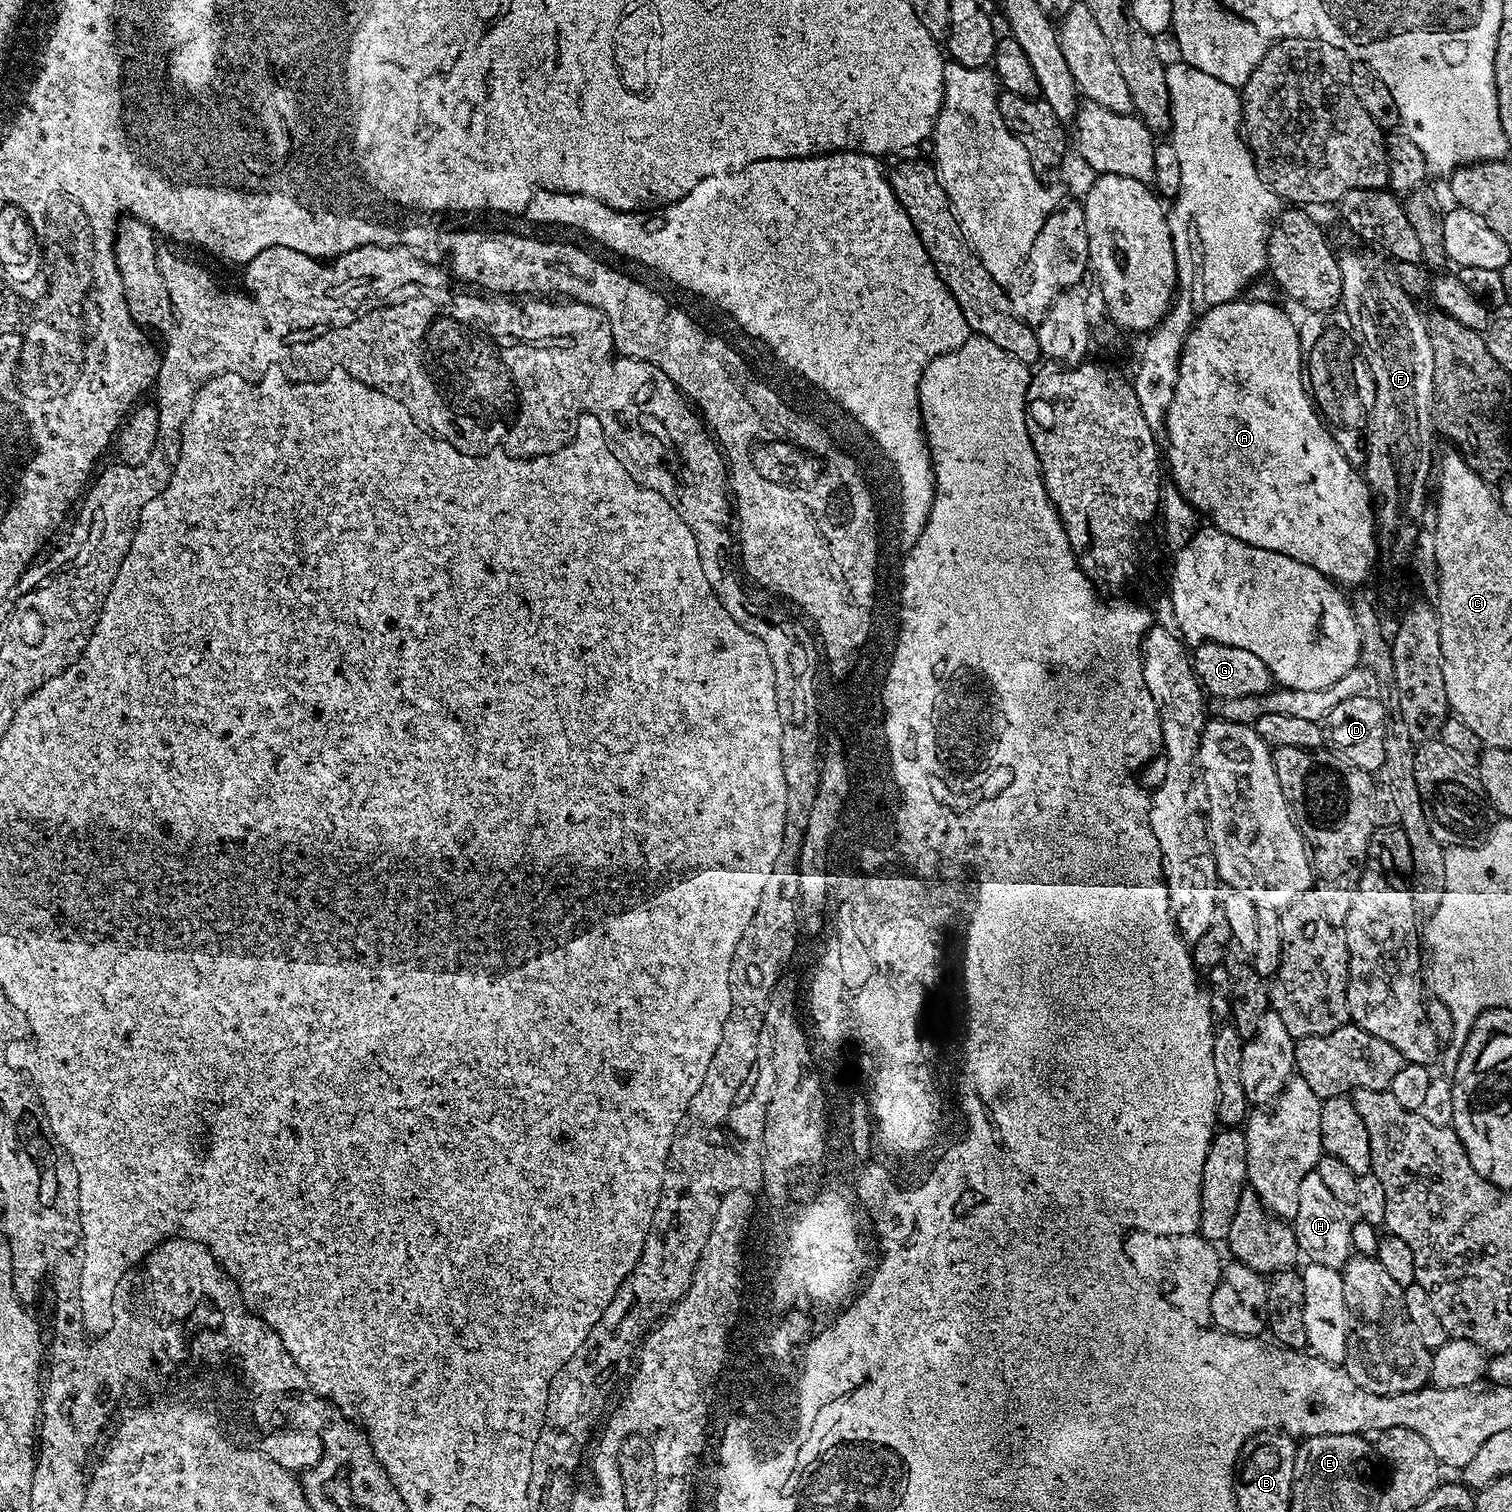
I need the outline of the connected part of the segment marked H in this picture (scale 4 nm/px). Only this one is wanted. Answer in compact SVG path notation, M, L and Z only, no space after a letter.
M1315 1170L1306 1174L1302 1178L1302 1186L1298 1190L1298 1214L1294 1221L1296 1229L1296 1241L1301 1253L1311 1263L1330 1266L1337 1270L1343 1269L1348 1257L1353 1255L1354 1249L1351 1242L1351 1228L1353 1221L1348 1220L1345 1205L1330 1194L1330 1189L1322 1183L1322 1178L1318 1178Z

